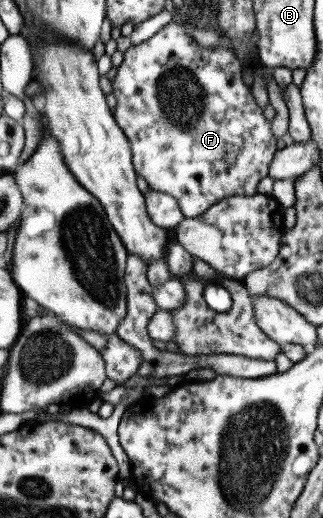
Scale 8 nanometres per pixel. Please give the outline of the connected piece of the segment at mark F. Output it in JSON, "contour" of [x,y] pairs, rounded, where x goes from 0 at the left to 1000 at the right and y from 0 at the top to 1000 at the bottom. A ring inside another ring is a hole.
{"contour":[[[533,41],[511,46],[489,62],[433,85],[402,87],[381,102],[378,120],[359,131],[359,143],[344,154],[347,181],[359,189],[362,205],[350,226],[372,251],[390,261],[406,293],[406,311],[421,340],[433,338],[458,363],[533,376],[576,421],[594,421],[638,409],[650,396],[669,394],[687,382],[712,378],[774,378],[793,375],[793,355],[827,340],[833,313],[854,293],[854,270],[836,253],[836,237],[817,228],[811,208],[793,203],[774,170],[743,153],[749,151],[749,124],[721,98],[681,87],[663,91],[619,91],[570,52]]]}

